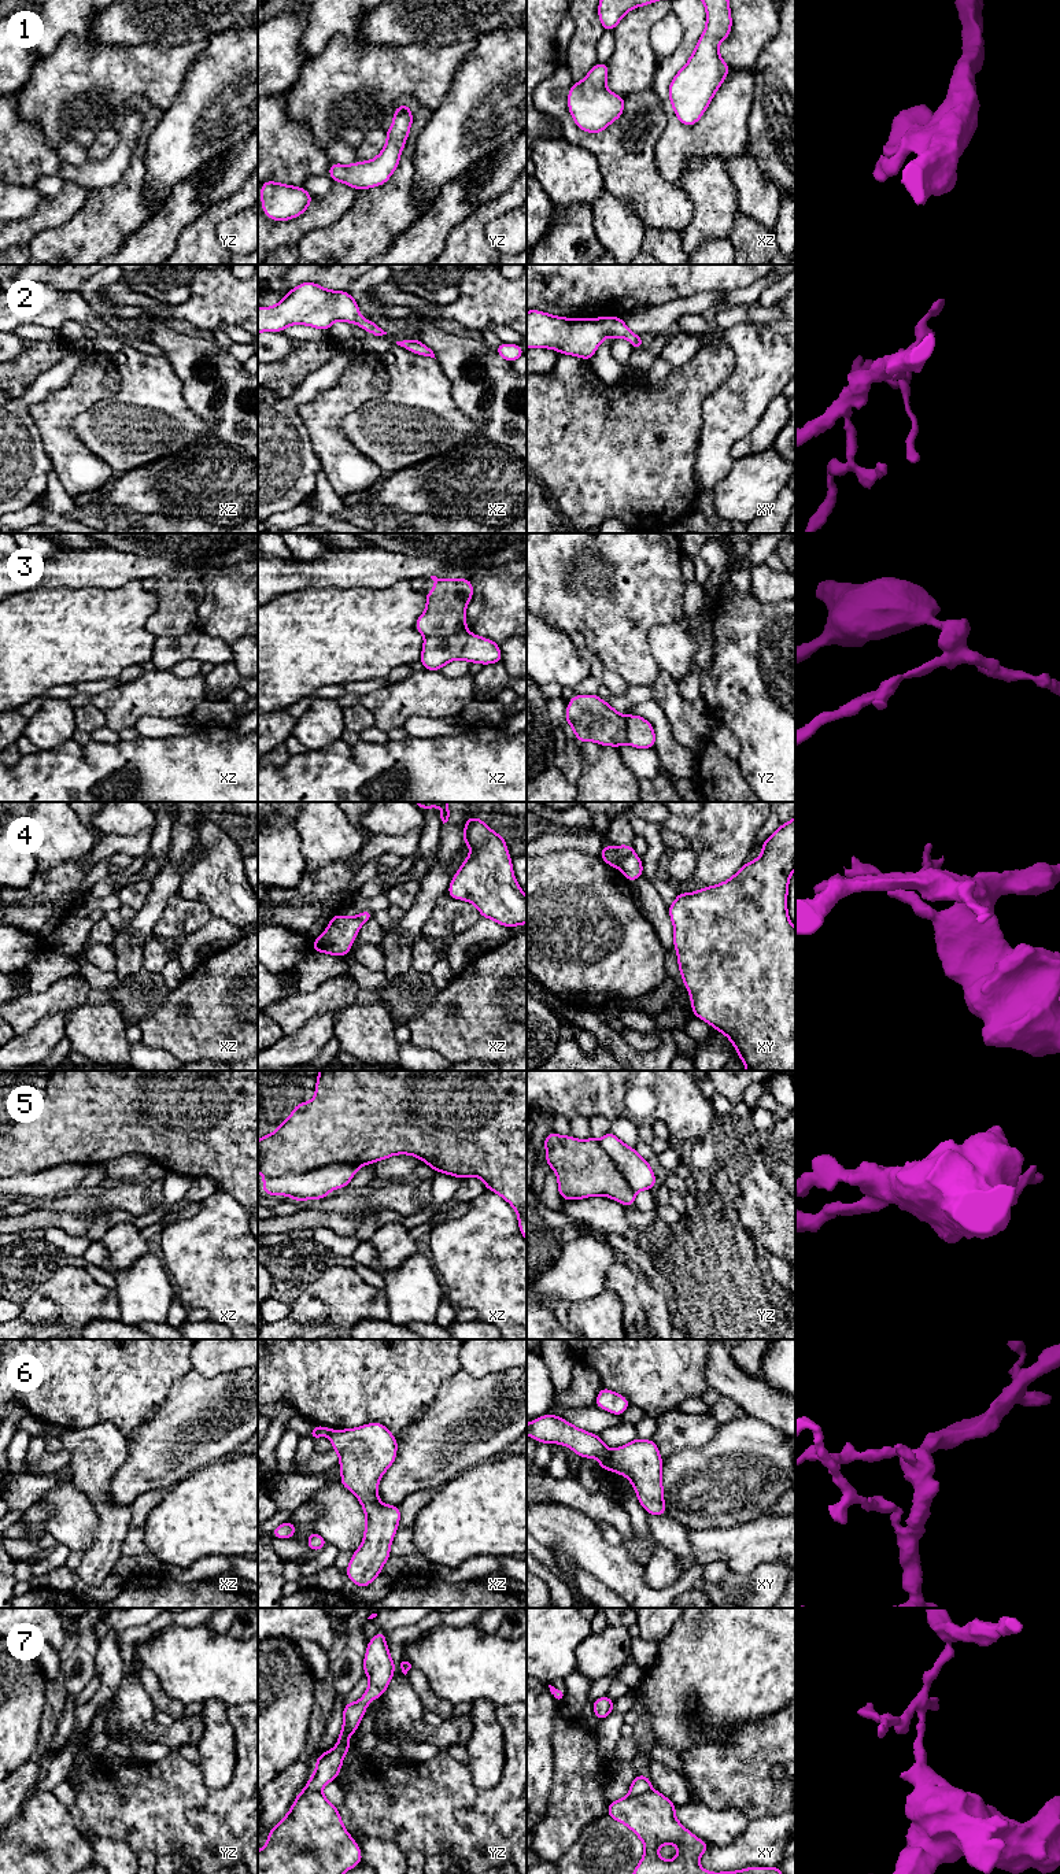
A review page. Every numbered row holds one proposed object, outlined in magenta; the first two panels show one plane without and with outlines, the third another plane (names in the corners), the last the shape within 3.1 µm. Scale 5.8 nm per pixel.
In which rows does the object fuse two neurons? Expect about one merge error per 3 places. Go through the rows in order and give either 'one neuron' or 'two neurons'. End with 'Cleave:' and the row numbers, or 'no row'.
1: one neuron
2: one neuron
3: two neurons
4: two neurons
5: two neurons
6: one neuron
7: two neurons
Cleave: 3, 4, 5, 7

